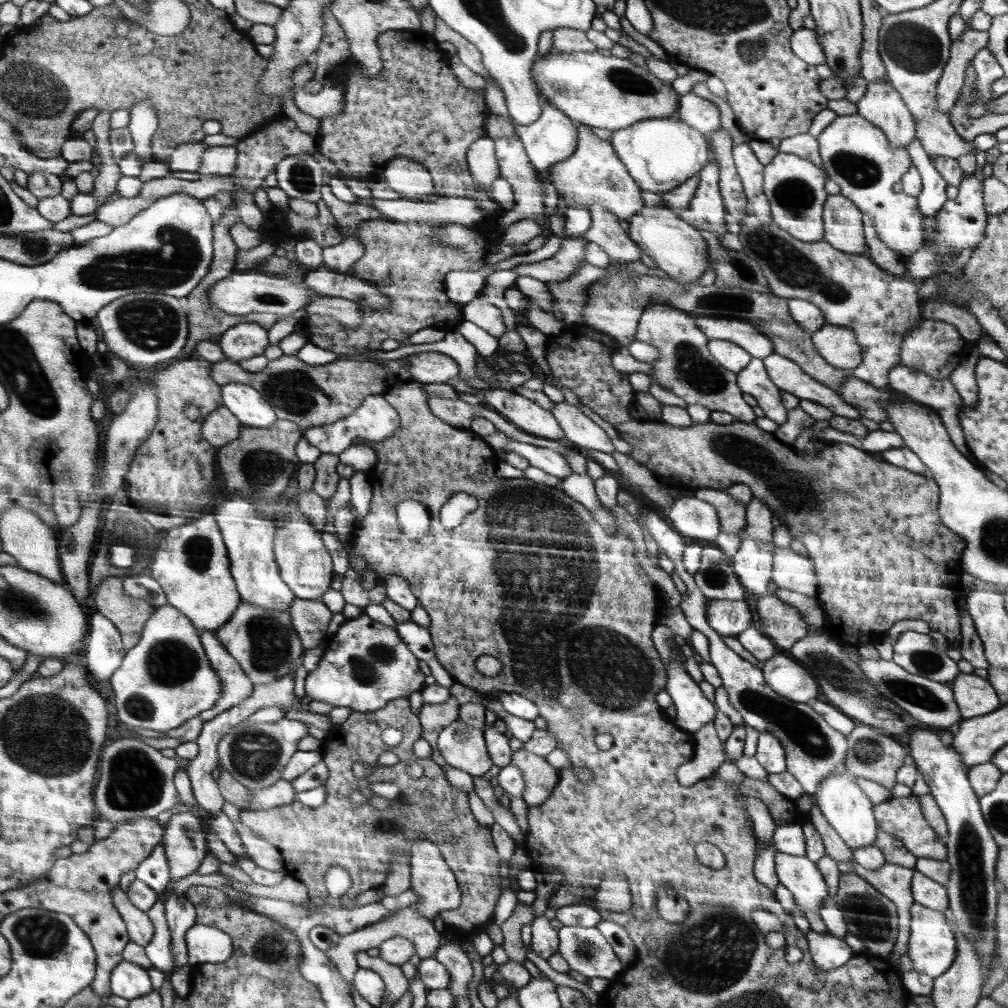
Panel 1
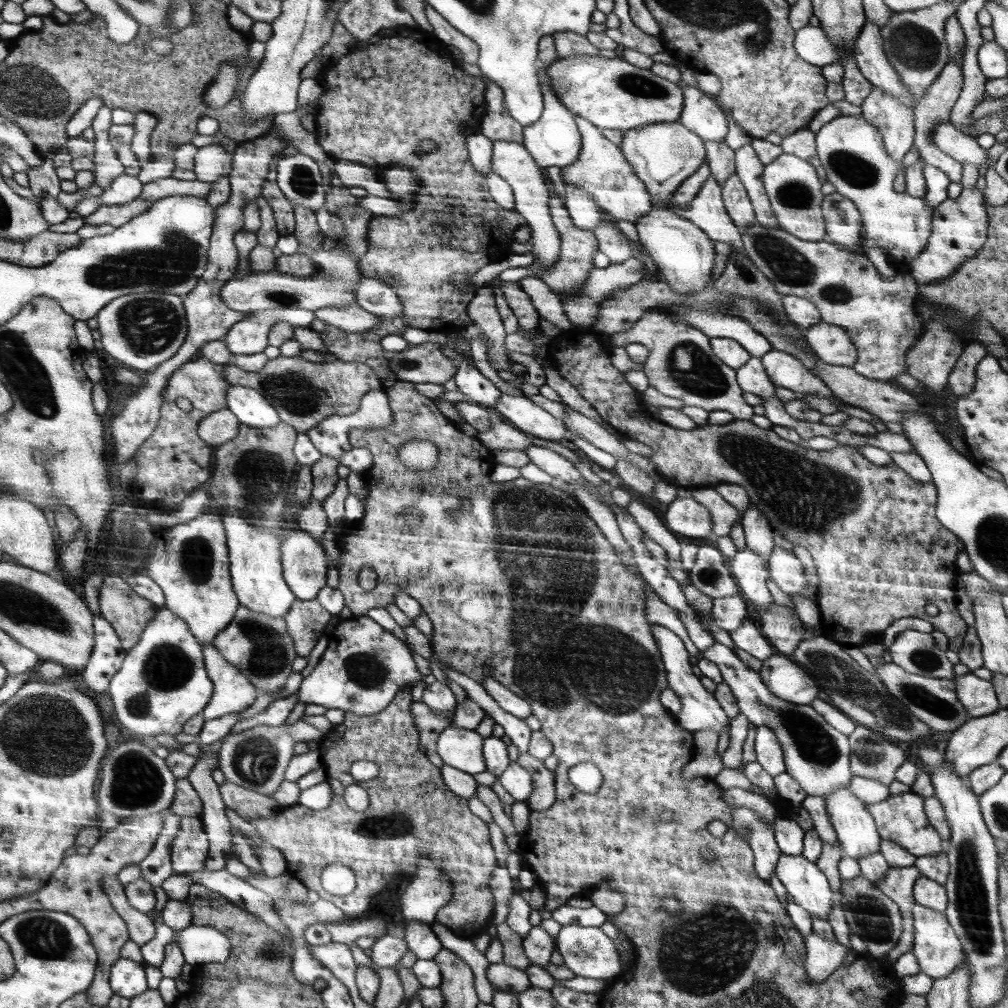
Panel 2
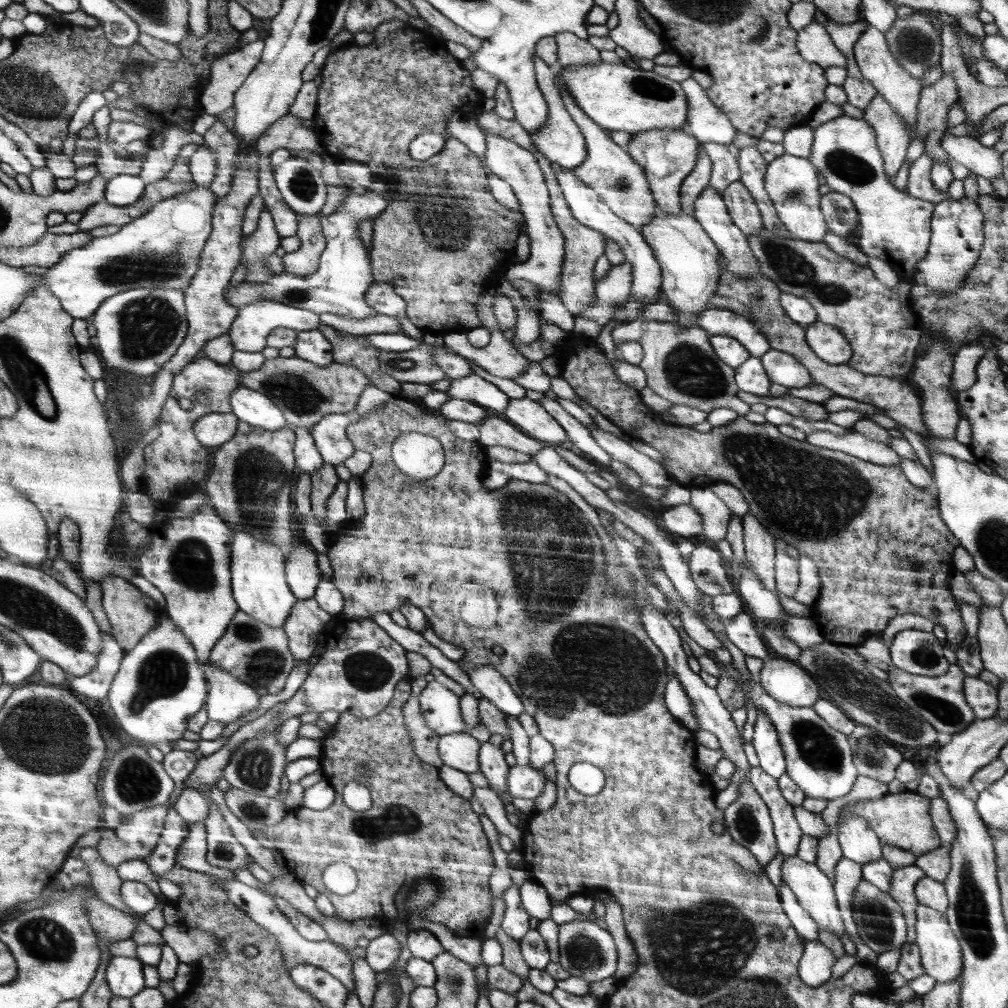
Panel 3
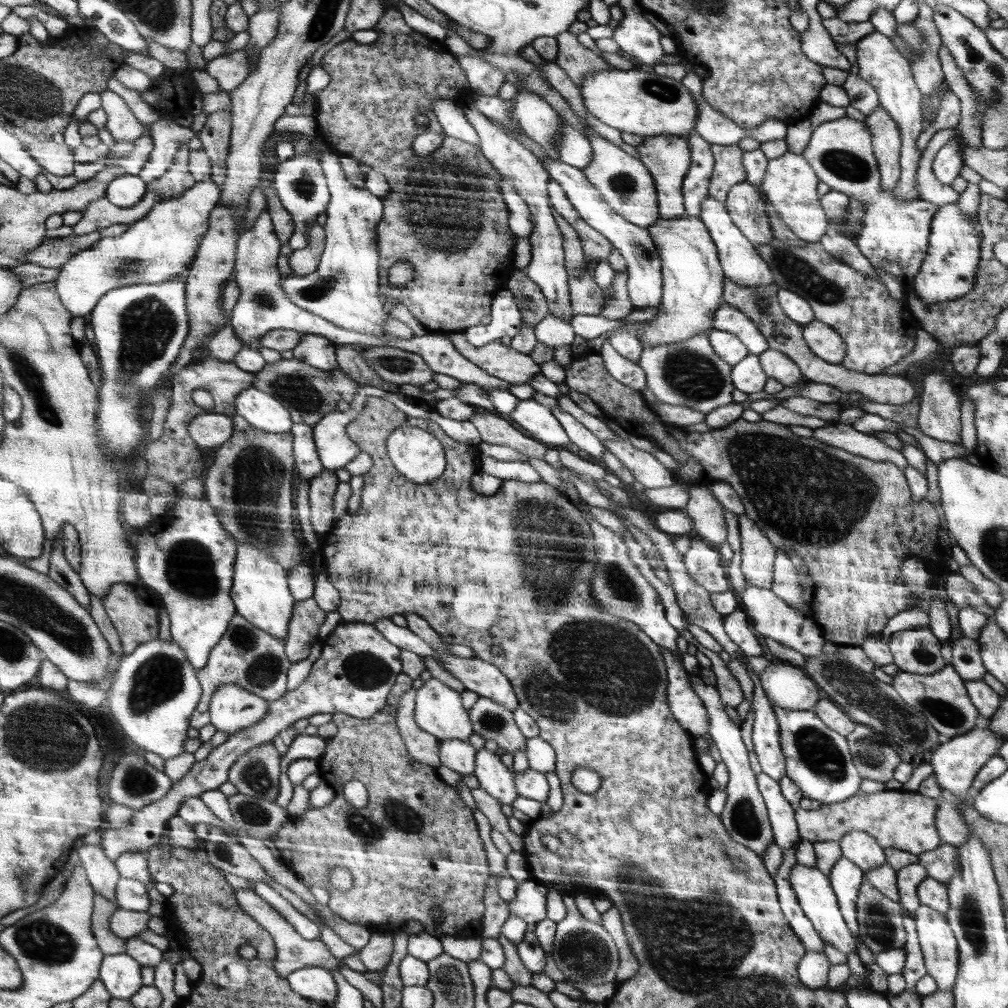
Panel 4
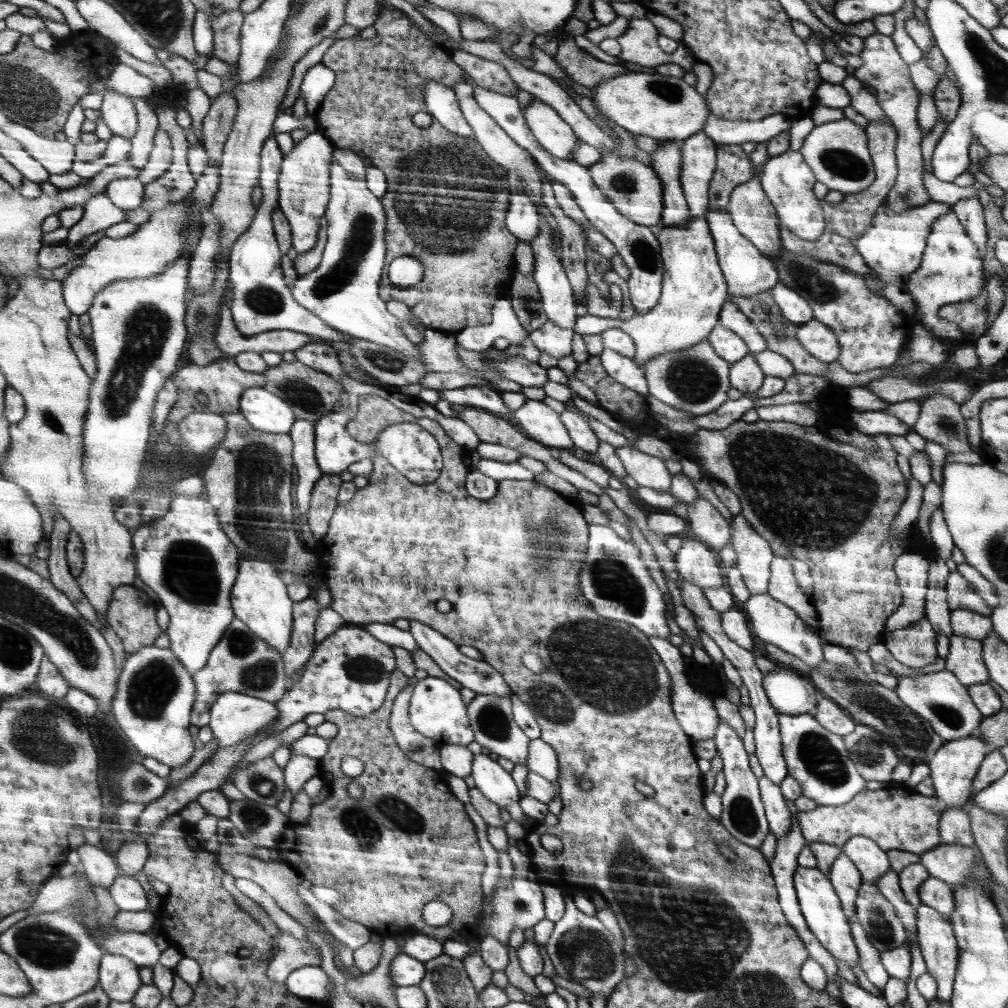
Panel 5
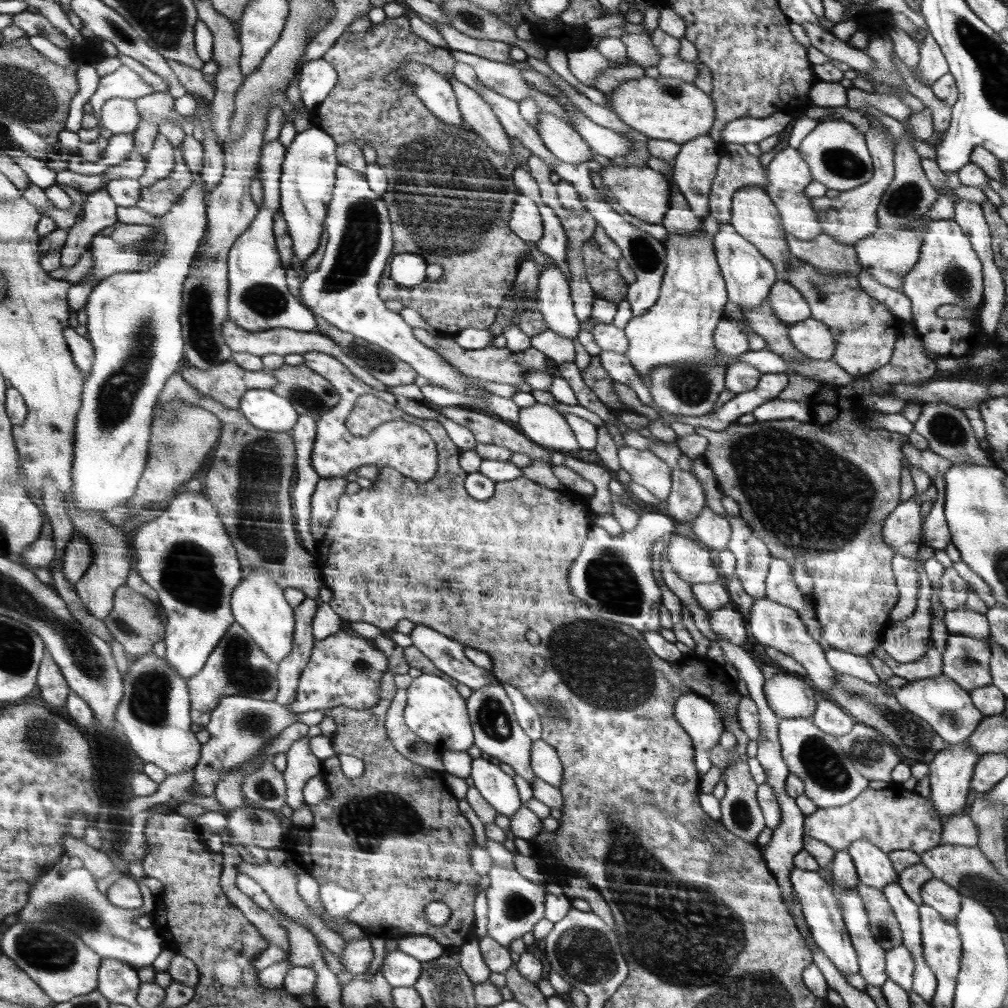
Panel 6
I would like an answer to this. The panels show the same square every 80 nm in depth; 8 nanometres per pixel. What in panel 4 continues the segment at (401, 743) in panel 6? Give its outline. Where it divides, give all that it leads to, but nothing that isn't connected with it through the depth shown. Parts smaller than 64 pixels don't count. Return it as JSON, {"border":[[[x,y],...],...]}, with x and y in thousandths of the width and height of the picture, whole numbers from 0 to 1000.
{"border":[[[410,683],[405,685],[400,690],[398,690],[398,696],[394,698],[394,719],[396,720],[396,727],[402,734],[405,746],[408,747],[408,750],[411,751],[413,755],[427,761],[438,761],[438,755],[436,754],[437,735],[430,728],[419,724],[414,719],[411,712],[413,686],[414,685],[411,685]]]}

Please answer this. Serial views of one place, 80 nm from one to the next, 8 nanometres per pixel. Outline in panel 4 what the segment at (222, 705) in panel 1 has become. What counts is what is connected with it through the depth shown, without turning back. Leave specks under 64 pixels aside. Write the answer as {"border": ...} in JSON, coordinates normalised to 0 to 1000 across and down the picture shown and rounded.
{"border":[[[219,679],[210,688],[205,713],[216,725],[224,727],[225,732],[241,722],[249,721],[261,713],[261,710],[268,706],[268,696],[262,691],[254,690],[254,688],[246,687],[246,684],[233,679]]]}

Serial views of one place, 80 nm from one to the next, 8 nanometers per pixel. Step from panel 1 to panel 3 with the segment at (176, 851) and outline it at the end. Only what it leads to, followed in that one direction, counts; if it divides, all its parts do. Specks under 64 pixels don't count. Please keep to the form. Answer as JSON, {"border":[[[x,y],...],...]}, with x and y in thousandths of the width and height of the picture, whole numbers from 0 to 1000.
{"border":[[[201,815],[188,816],[187,819],[187,829],[179,837],[176,857],[188,861],[188,863],[199,864],[208,868],[215,868],[218,872],[233,872],[225,862],[216,862],[206,857],[204,853],[205,833],[204,821]]]}

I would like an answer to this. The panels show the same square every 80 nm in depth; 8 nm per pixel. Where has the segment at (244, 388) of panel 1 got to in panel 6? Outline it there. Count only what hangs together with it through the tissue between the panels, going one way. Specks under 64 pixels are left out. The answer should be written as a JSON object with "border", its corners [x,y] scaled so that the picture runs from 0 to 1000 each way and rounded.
{"border":[[[270,386],[246,387],[236,406],[252,424],[262,428],[288,429],[297,417],[293,402]]]}

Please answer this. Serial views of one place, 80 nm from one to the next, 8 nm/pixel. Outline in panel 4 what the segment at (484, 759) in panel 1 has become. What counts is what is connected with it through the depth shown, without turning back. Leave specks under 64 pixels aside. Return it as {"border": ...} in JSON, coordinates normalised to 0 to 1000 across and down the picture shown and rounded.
{"border":[[[440,733],[436,739],[438,759],[459,770],[470,767],[472,747],[465,734]]]}

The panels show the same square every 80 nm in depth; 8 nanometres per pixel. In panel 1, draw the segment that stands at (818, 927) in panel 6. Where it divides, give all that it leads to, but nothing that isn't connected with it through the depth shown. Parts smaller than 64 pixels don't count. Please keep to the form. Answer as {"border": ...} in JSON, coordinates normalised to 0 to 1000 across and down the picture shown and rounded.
{"border":[[[776,844],[769,845],[768,853],[773,875],[786,887],[790,898],[796,903],[813,905],[823,882],[812,857],[800,849]]]}

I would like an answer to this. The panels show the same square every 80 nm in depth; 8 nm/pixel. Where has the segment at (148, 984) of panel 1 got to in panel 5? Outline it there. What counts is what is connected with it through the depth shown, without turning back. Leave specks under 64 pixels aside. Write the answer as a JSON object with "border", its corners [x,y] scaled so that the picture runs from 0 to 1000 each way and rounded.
{"border":[[[105,945],[102,950],[102,959],[100,960],[100,976],[105,984],[119,994],[132,994],[138,982],[143,978],[142,968],[140,967],[140,958],[135,956],[134,952],[123,947],[114,947]]]}

